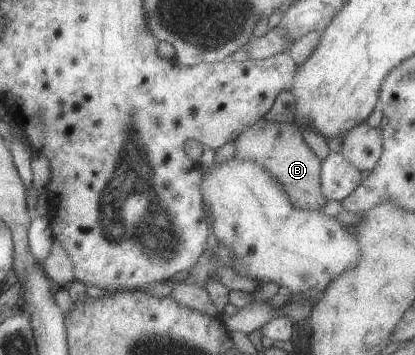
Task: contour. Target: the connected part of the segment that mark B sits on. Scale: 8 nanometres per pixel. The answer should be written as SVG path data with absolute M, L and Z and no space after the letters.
M258 119L235 138L235 156L239 159L253 160L261 164L282 185L294 208L305 211L320 211L327 200L321 193L319 158L307 147L301 130L292 122L267 121Z

